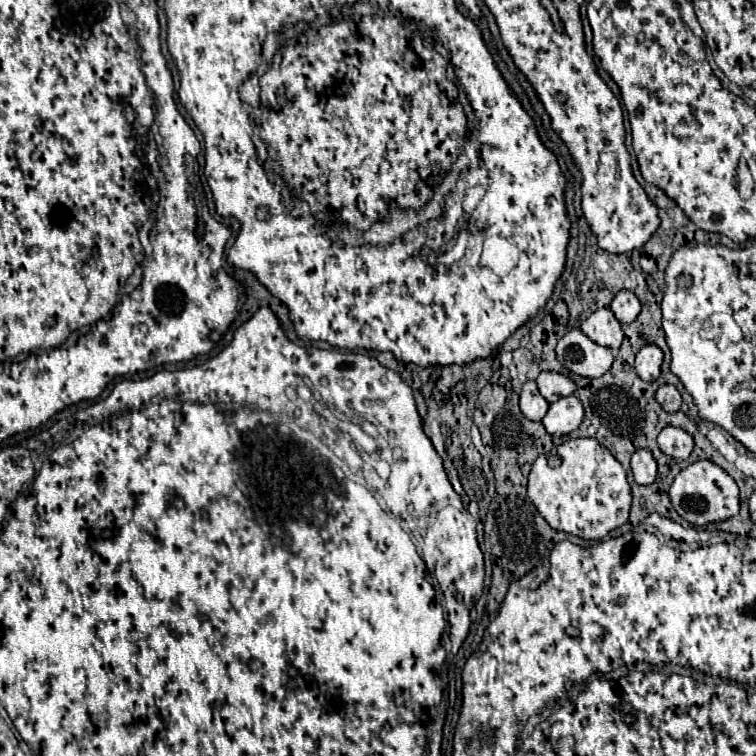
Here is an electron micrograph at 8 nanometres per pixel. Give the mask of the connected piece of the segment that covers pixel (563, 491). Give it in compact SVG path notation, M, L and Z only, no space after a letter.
M568 439L562 445L554 447L550 453L540 455L530 471L528 477L528 497L532 499L538 513L546 519L546 523L554 531L572 533L582 539L602 539L612 529L624 525L630 513L630 485L626 479L626 471L614 459L614 455L600 445L596 439Z

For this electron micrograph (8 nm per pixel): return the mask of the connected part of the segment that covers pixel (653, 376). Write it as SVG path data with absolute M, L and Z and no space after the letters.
M644 345L638 353L636 353L636 361L634 361L634 369L638 373L640 379L644 381L656 381L660 375L660 365L662 365L662 351L656 345Z

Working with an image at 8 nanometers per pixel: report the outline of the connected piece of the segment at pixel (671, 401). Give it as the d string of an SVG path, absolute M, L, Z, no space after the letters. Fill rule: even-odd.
M662 385L662 387L658 387L658 391L656 391L656 401L660 403L660 407L664 407L664 411L668 411L668 413L676 413L678 409L680 409L680 405L682 405L682 397L680 397L680 393L678 393L678 389L674 387L674 385Z

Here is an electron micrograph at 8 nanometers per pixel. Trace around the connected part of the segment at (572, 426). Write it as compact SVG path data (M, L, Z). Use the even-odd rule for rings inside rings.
M570 395L570 397L558 399L556 403L550 405L548 413L542 419L542 425L552 437L564 437L564 435L570 435L572 431L576 431L580 427L582 419L584 419L582 403L578 401L578 397Z

